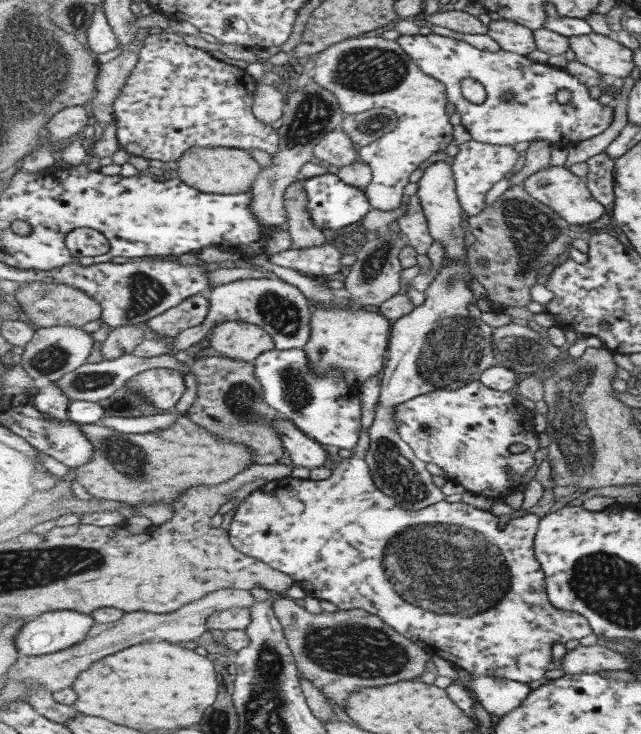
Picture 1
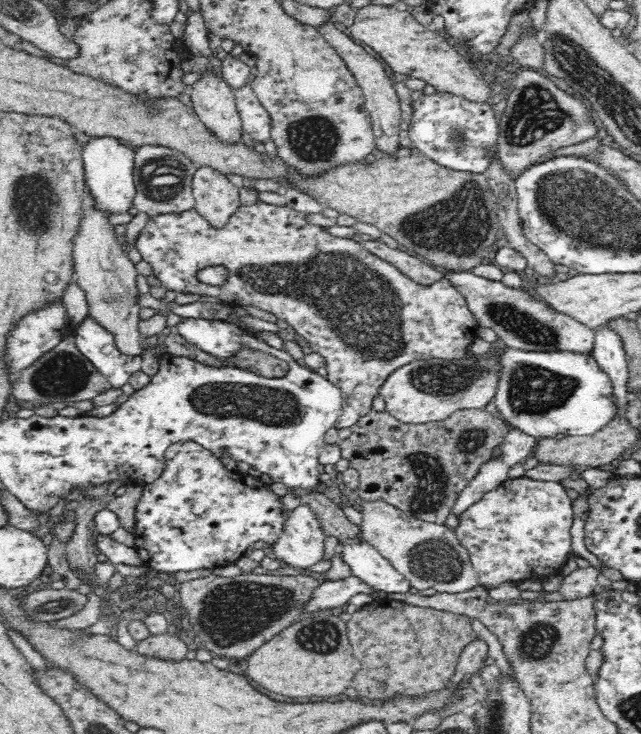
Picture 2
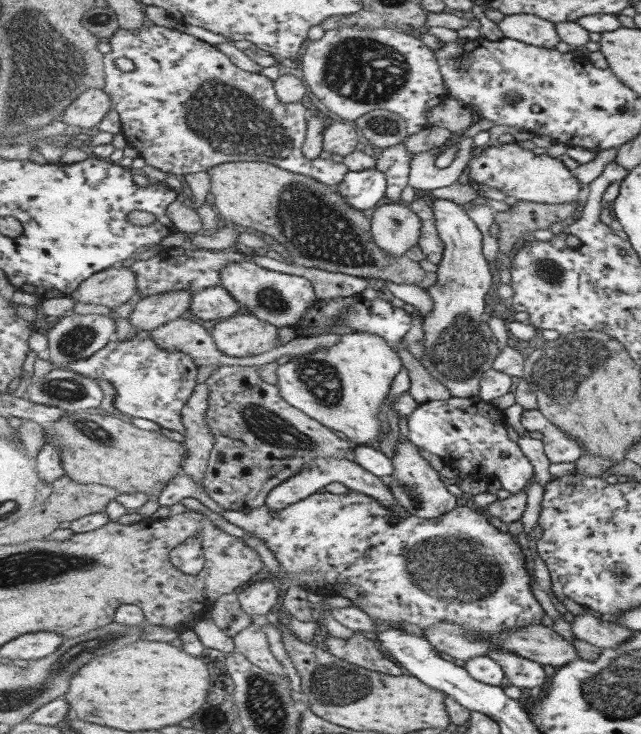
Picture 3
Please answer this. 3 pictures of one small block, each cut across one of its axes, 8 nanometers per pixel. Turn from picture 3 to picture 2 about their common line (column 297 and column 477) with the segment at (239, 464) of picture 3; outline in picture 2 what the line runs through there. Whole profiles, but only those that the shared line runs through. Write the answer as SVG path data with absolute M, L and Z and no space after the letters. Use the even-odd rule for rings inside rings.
M463 407L444 420L416 423L397 420L386 409L382 412L370 410L351 428L352 434L337 444L341 448L341 457L348 459L349 466L360 473L360 484L356 489L358 496L364 500L380 498L409 516L442 524L464 487L484 464L494 460L494 448L503 444L511 425L501 414L494 416L485 408Z

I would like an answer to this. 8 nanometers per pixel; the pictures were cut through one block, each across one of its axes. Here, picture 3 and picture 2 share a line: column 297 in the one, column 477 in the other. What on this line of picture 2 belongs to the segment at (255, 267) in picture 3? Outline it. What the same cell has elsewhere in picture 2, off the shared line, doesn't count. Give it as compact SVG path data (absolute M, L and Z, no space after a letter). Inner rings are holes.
M444 271L444 276L448 276L452 284L464 295L467 308L473 312L479 328L492 329L504 342L504 346L526 351L587 351L593 352L595 332L584 324L576 321L569 315L562 314L552 307L552 304L537 298L534 293L530 293L521 288L512 288L502 281L488 280L476 276L472 271Z

